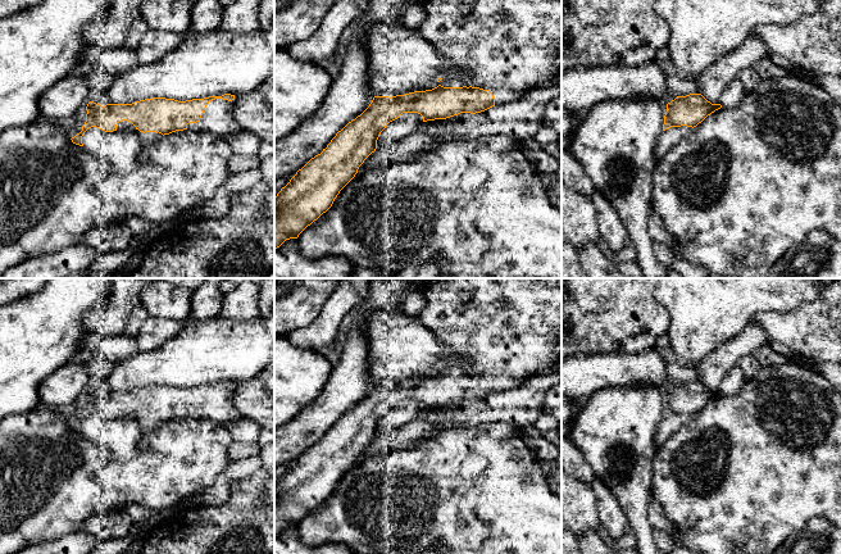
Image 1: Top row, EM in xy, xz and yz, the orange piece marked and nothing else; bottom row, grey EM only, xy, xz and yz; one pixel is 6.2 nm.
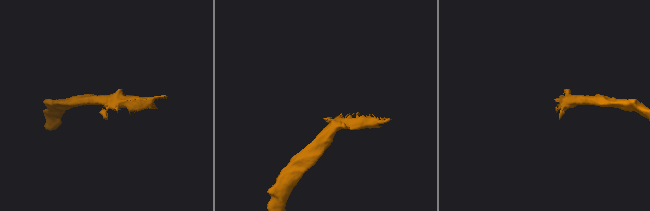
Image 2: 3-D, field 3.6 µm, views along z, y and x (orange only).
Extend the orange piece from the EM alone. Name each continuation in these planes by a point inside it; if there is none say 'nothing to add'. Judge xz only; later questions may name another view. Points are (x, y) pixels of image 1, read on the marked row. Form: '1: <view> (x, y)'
1: xz (507, 46)

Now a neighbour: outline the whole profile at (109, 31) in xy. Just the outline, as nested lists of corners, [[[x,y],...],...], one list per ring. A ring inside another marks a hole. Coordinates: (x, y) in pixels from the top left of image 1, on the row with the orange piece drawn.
[[[112,0],[108,12],[90,22],[83,36],[92,49],[117,49],[126,46],[131,26],[141,18],[145,0]]]

